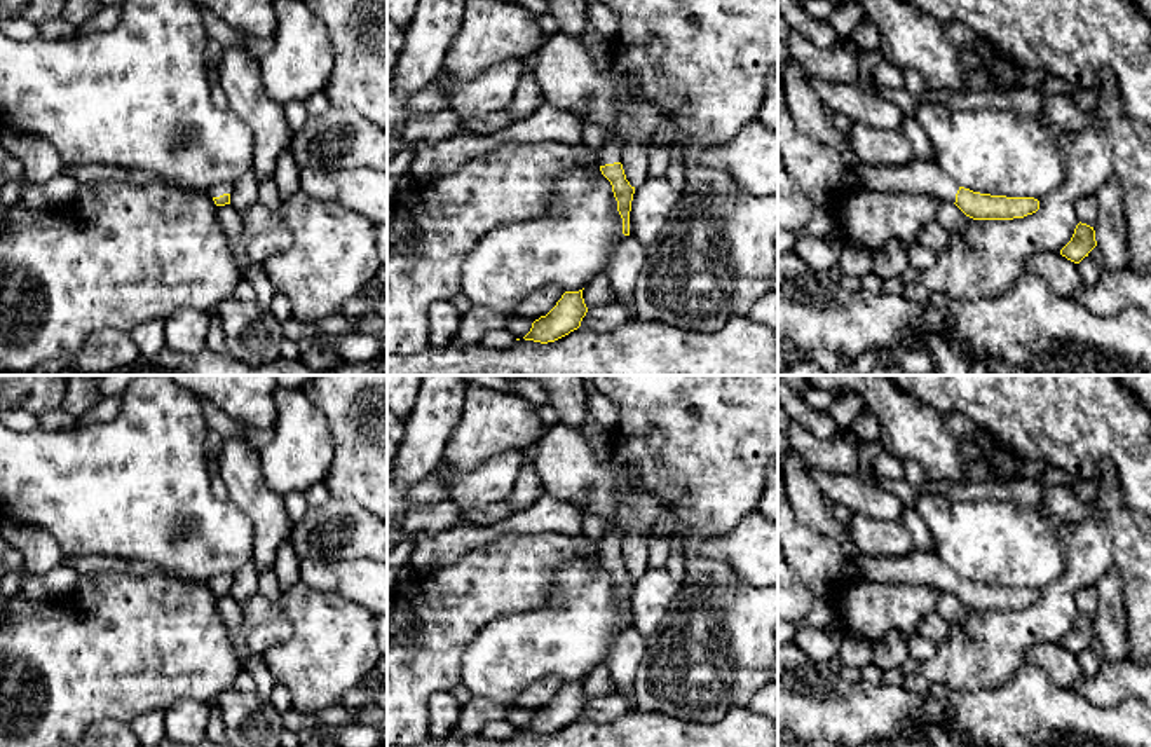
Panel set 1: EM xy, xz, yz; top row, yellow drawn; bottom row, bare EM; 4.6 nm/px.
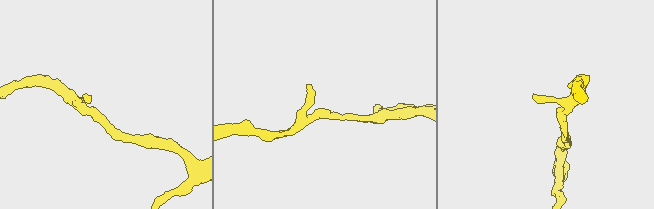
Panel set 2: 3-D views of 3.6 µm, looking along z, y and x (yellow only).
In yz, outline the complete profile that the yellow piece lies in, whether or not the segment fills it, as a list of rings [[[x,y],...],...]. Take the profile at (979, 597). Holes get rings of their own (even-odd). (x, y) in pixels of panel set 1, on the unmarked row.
[[[790,445],[783,463],[783,480],[788,501],[799,522],[839,543],[846,562],[856,565],[867,581],[919,583],[936,592],[954,593],[973,611],[1013,611],[1039,600],[1034,588],[1006,588],[973,583],[959,578],[936,553],[910,552],[903,557],[868,557],[860,553],[846,524],[834,518],[823,504],[823,494],[809,475],[809,464]]]

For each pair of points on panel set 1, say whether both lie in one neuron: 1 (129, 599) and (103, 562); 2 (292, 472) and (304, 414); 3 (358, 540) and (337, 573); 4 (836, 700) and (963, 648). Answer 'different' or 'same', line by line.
1: different
2: same
3: different
4: different

